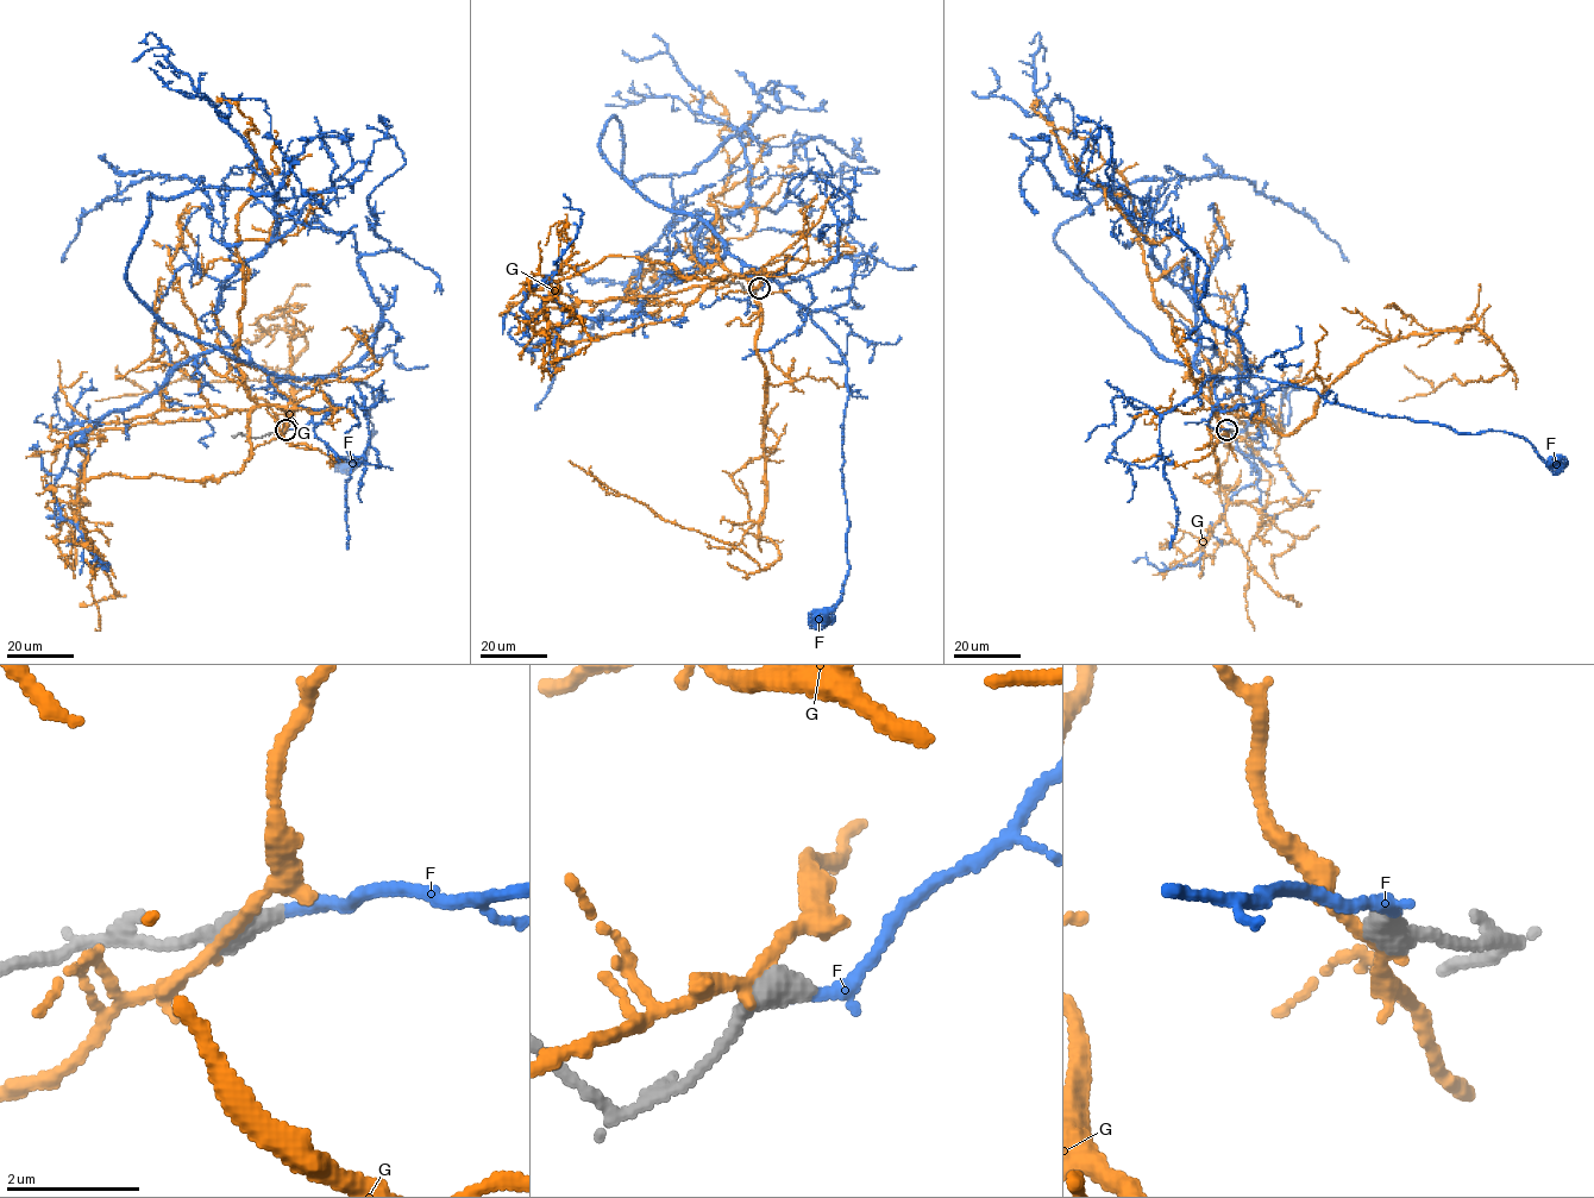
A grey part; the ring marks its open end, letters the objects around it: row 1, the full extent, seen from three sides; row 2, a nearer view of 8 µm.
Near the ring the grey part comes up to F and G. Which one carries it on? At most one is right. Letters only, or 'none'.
F

